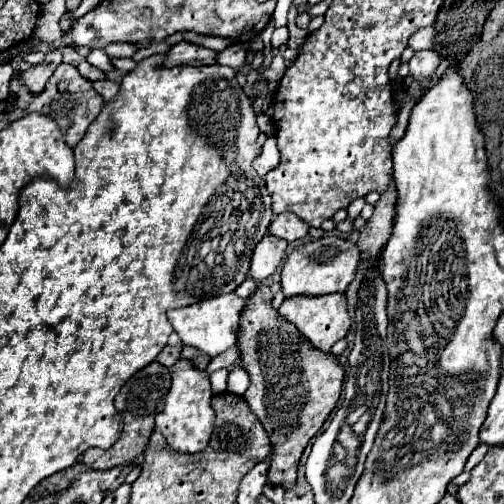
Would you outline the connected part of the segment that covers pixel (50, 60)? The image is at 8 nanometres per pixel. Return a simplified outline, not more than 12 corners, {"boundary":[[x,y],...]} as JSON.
{"boundary":[[59,50],[45,54],[41,64],[19,72],[31,92],[43,92],[63,62]]}

